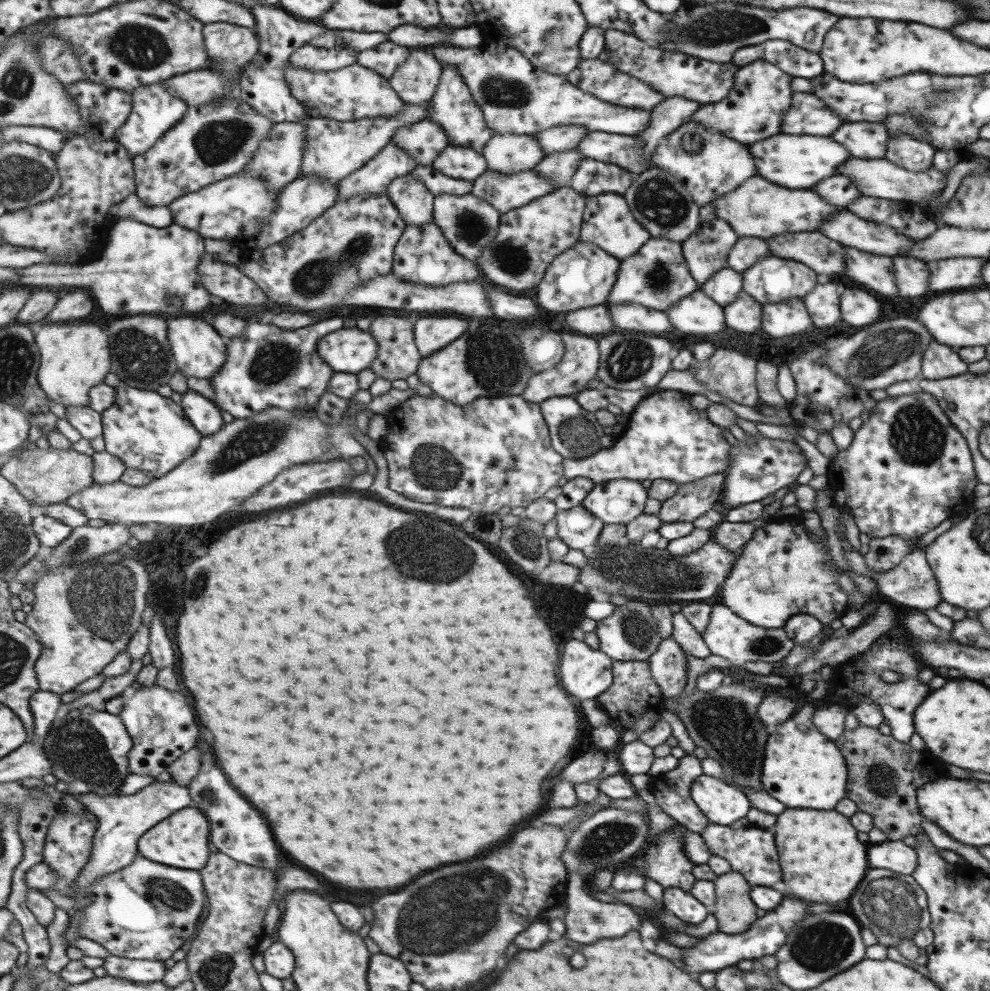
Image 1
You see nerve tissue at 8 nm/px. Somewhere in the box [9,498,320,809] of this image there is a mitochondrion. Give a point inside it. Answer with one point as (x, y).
(100, 600)

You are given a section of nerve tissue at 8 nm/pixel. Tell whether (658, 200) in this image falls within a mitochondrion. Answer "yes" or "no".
yes

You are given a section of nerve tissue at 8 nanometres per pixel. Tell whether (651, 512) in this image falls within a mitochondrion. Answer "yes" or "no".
no

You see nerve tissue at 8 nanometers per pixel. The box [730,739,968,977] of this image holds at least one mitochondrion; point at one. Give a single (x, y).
(892, 904)

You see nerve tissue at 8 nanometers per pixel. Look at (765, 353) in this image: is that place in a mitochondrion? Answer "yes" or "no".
no

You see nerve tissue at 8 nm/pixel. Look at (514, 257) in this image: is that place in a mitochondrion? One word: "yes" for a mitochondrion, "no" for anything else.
yes

